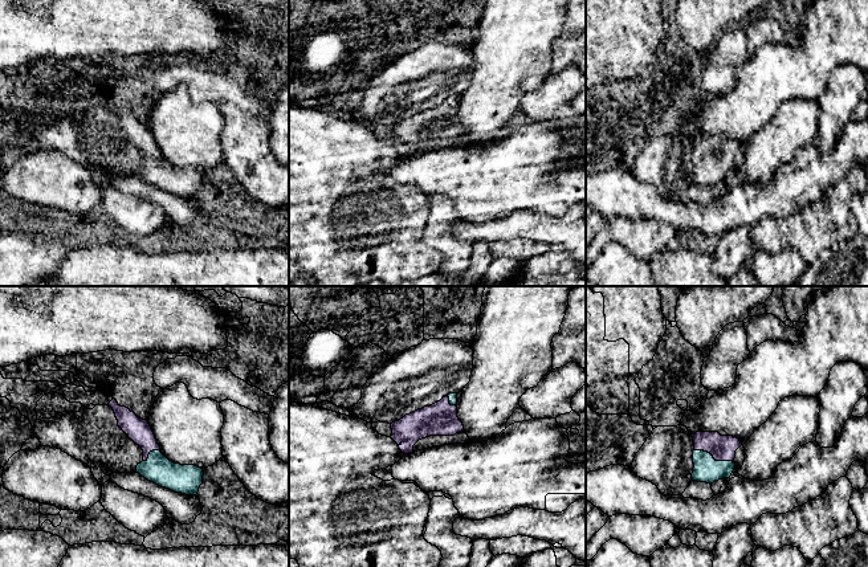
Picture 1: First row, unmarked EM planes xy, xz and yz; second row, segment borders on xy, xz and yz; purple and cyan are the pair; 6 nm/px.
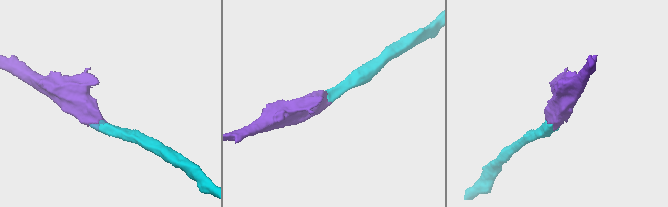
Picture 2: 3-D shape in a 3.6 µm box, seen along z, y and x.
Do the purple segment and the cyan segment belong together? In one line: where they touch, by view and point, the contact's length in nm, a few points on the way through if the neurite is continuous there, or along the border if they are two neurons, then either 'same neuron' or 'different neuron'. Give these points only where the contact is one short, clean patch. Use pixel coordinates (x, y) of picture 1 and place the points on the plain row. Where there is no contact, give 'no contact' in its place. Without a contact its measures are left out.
yz (714, 162) | 260 nm | across yz (722, 151), (714, 162), (706, 172) | same neuron

